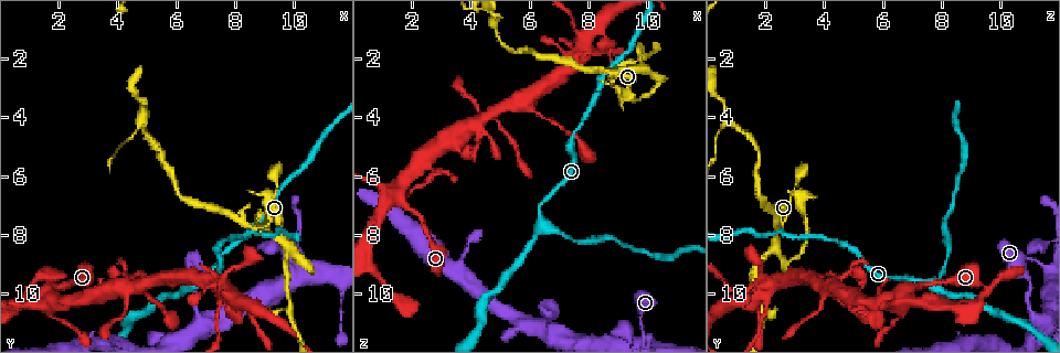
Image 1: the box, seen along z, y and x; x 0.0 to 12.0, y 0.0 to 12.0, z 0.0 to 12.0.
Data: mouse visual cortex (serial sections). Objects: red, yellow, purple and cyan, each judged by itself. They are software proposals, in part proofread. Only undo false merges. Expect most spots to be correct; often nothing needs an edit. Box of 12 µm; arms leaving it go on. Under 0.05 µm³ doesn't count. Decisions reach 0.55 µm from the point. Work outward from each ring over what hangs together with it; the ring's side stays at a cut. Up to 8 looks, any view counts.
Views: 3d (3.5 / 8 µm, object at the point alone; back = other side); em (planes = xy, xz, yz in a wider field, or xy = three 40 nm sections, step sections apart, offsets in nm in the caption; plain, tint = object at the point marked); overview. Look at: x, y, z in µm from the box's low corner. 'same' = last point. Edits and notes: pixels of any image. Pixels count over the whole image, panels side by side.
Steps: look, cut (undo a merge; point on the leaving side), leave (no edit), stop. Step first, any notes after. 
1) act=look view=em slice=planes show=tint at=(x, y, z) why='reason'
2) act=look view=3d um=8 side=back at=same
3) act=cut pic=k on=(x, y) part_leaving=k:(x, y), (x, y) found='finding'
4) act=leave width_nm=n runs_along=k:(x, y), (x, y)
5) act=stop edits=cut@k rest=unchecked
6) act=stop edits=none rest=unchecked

act=look view=3d um=3.5 at=(6.5, 9.6, 7.7) why='branch point'

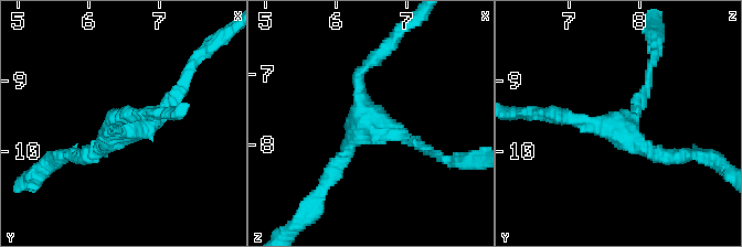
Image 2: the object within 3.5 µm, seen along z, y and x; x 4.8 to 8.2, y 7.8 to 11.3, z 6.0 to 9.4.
act=look view=em slice=planes show=plain at=(6.45, 9.65, 7.70) arms=3 arm_widths_nm=200,200,200

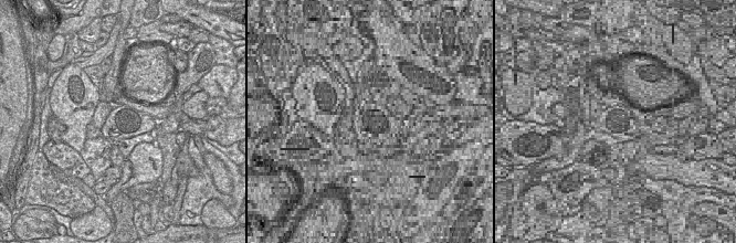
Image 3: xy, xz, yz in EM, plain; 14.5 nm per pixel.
act=look view=em slice=planes show=tint at=same why='with the object marked'

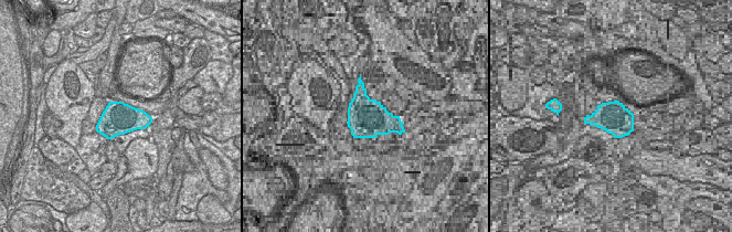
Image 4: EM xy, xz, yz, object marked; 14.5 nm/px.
act=leave runs_along=2:(374, 58), (357, 75), (368, 120), (330, 174) found='continuous, no second cell'

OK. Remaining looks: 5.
act=look view=3d um=3.5 at=(6.5, 9.3, 4.0) why='thick turns thin'

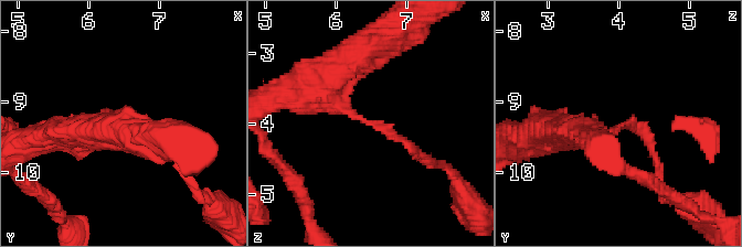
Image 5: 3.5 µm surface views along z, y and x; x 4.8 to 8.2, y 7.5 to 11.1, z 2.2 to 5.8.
act=leave arm_widths_nm=150,400 runs_along=5:(299, 96), (314, 90), (419, 156) found='one cell here'

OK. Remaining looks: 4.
act=look view=3d um=3.5 at=(4.7, 9.3, 4.7) why='a narrow waist'

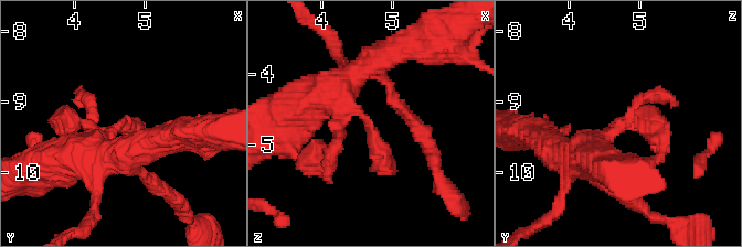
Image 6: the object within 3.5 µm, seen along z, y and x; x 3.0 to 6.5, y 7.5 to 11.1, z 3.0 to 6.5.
act=look view=em slice=xy step=2 show=tint at=(4.65, 9.35, 4.70) why='shape alone is not enough'

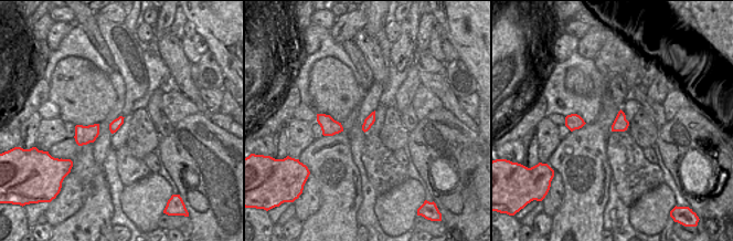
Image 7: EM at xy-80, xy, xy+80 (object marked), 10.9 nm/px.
act=leave runs_along=6:(318, 95), (336, 86), (359, 111), (379, 165) found='continuous, no second cell'

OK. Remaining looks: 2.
act=look view=3d um=3.5 at=(8.5, 7.8, 2.4) why='sharp bend'

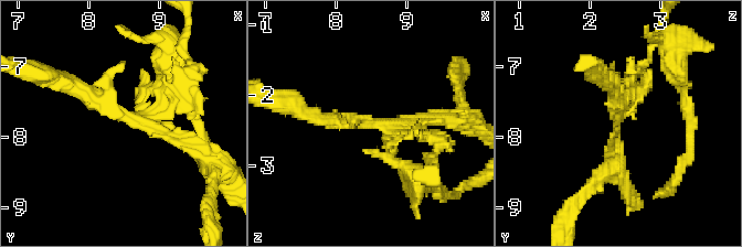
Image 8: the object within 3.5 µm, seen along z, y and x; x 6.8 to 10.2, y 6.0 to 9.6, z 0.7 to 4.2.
act=look view=em slice=xy step=2 show=tint at=(8.60, 7.70, 2.40)

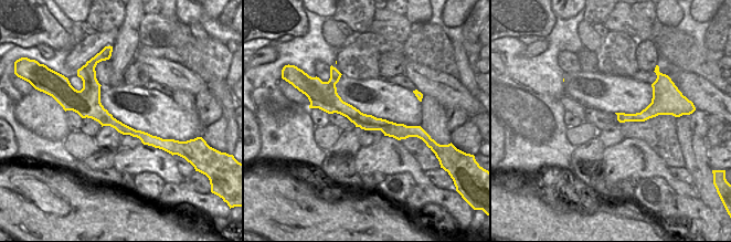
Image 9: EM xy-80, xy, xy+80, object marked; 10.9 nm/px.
act=leave runs_along=9:(321, 104), (391, 129), (413, 129) found='one cell here'

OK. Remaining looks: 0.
act=stop edits=none rest=unchecked

